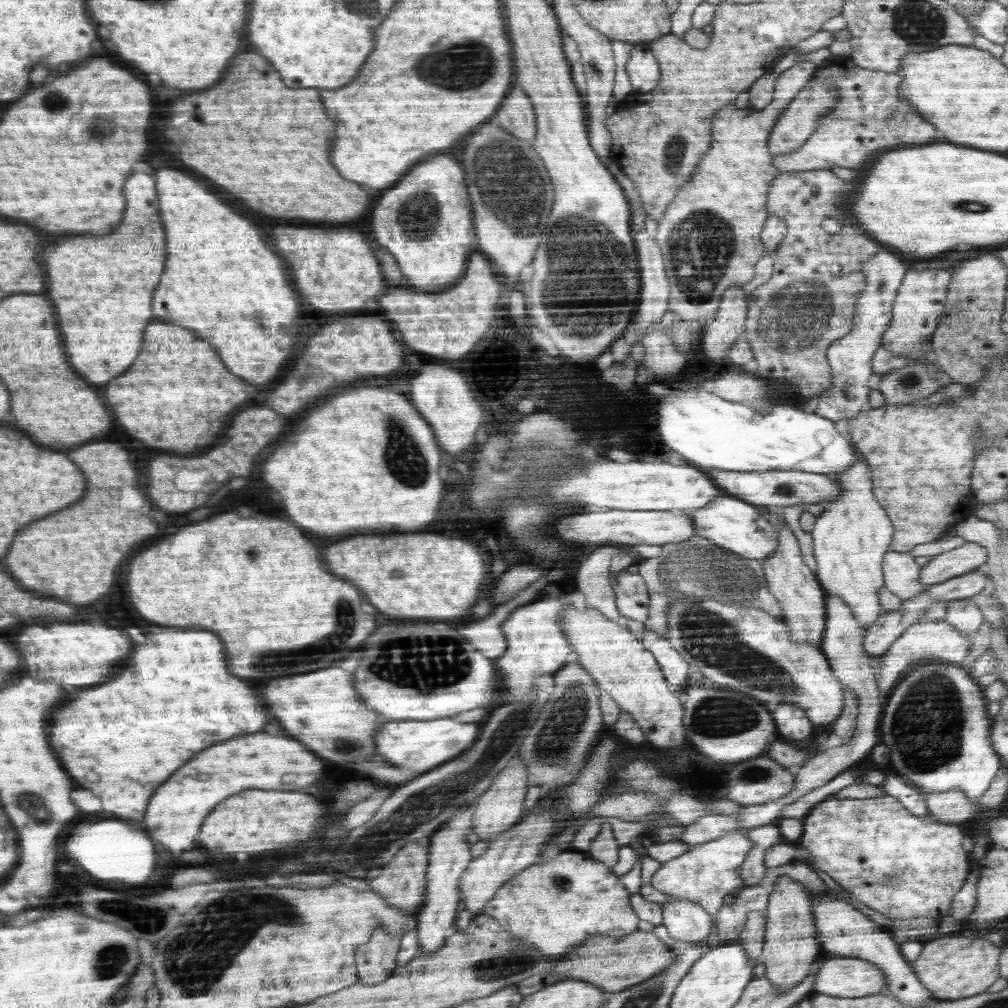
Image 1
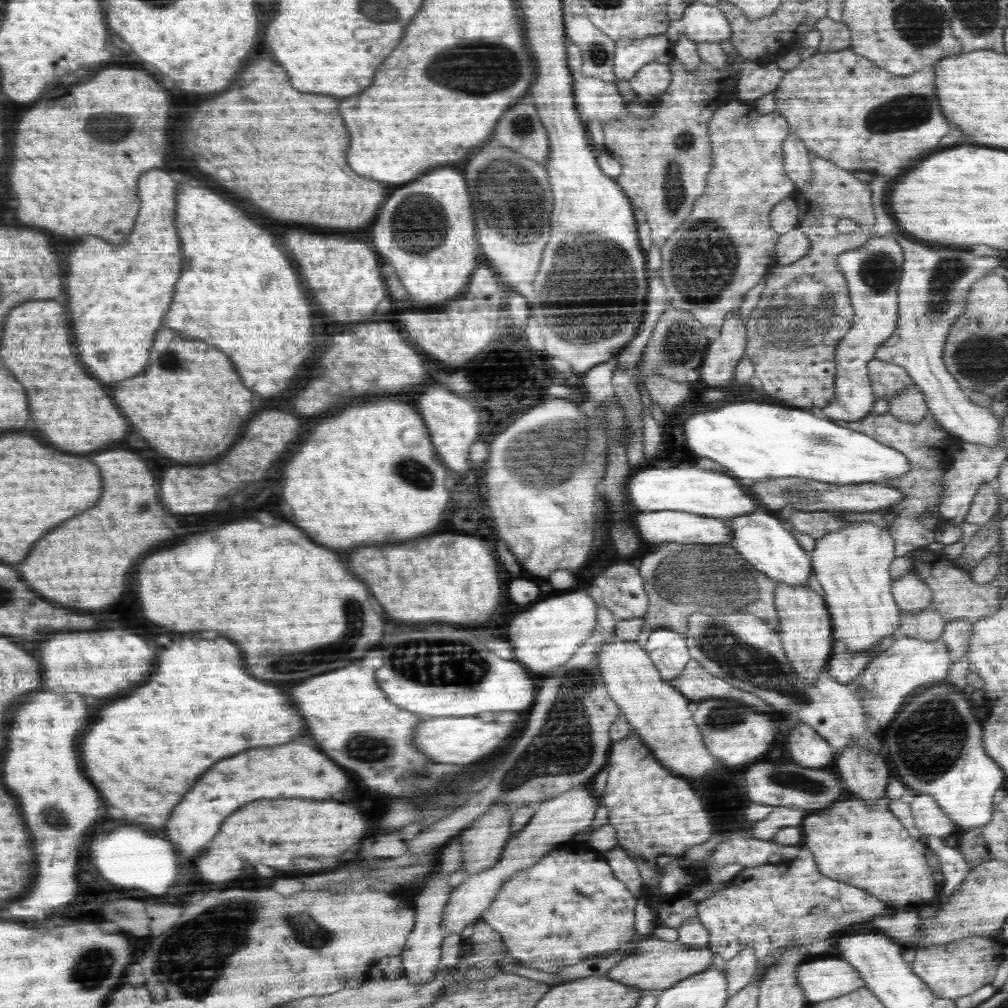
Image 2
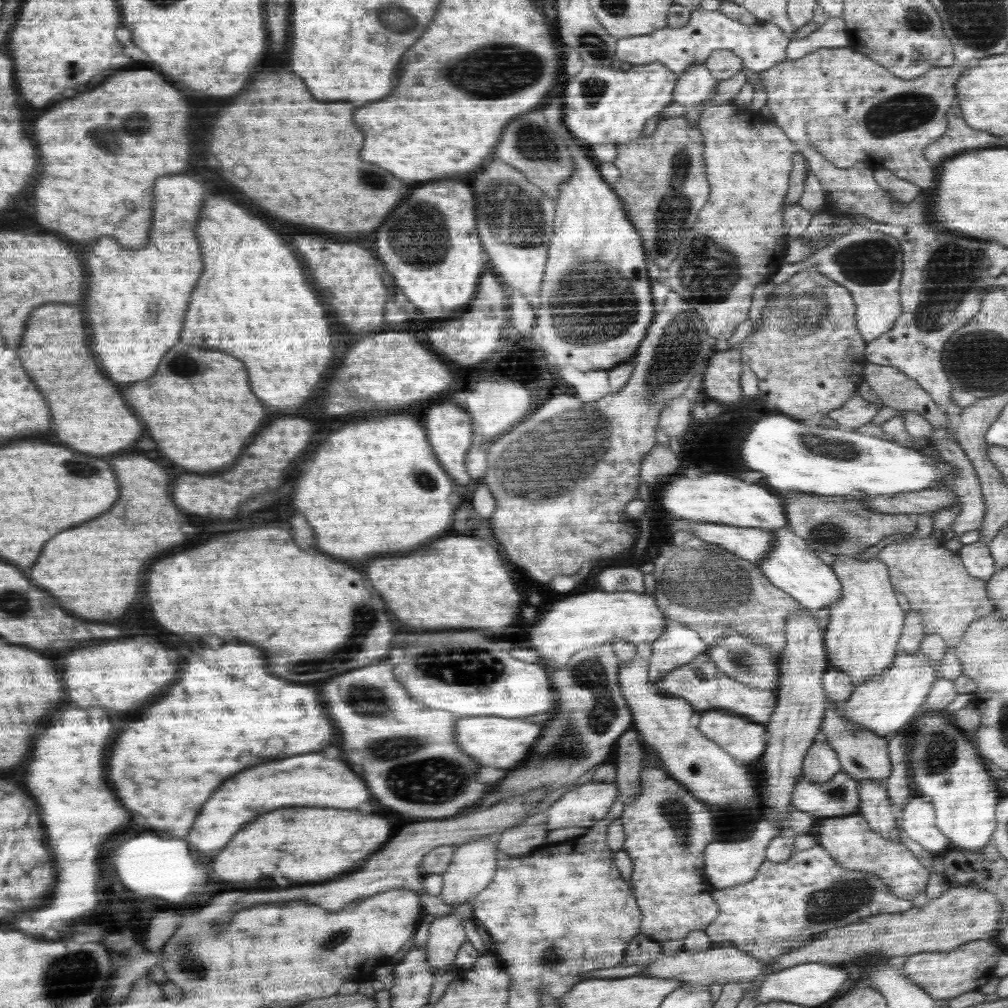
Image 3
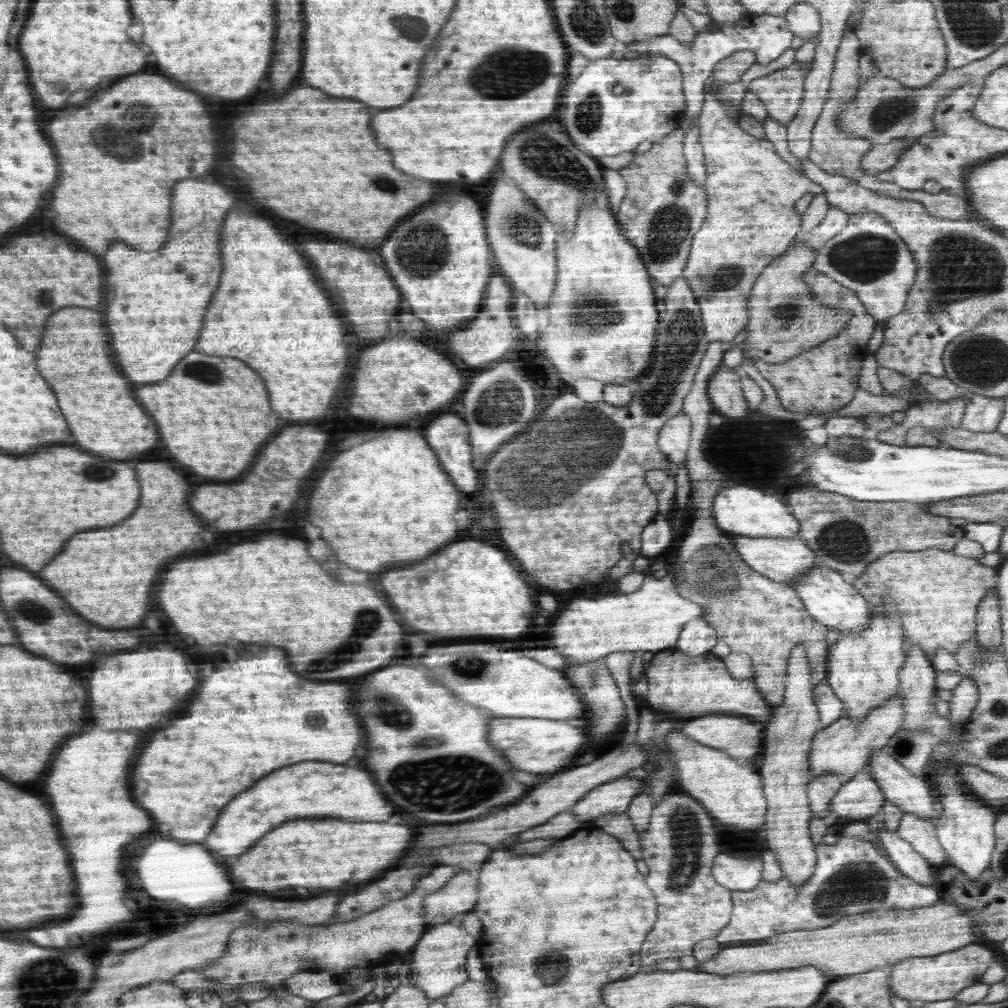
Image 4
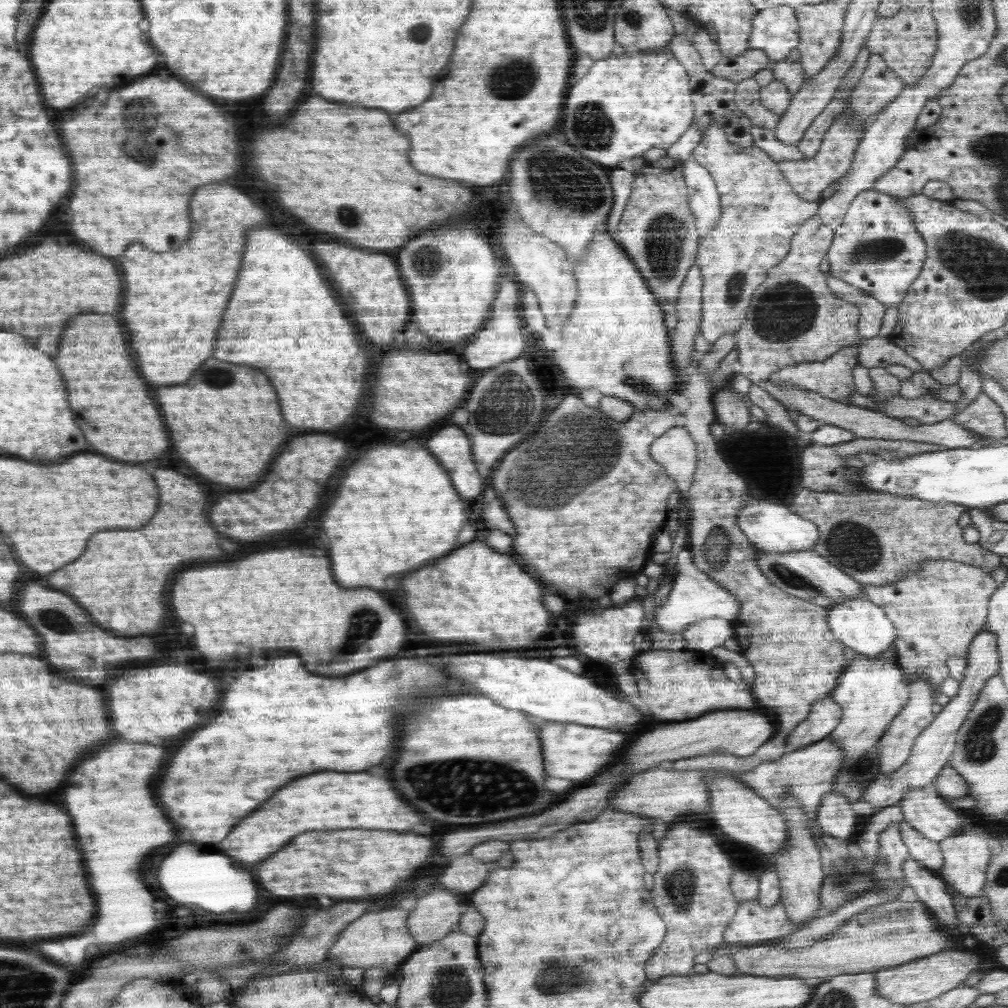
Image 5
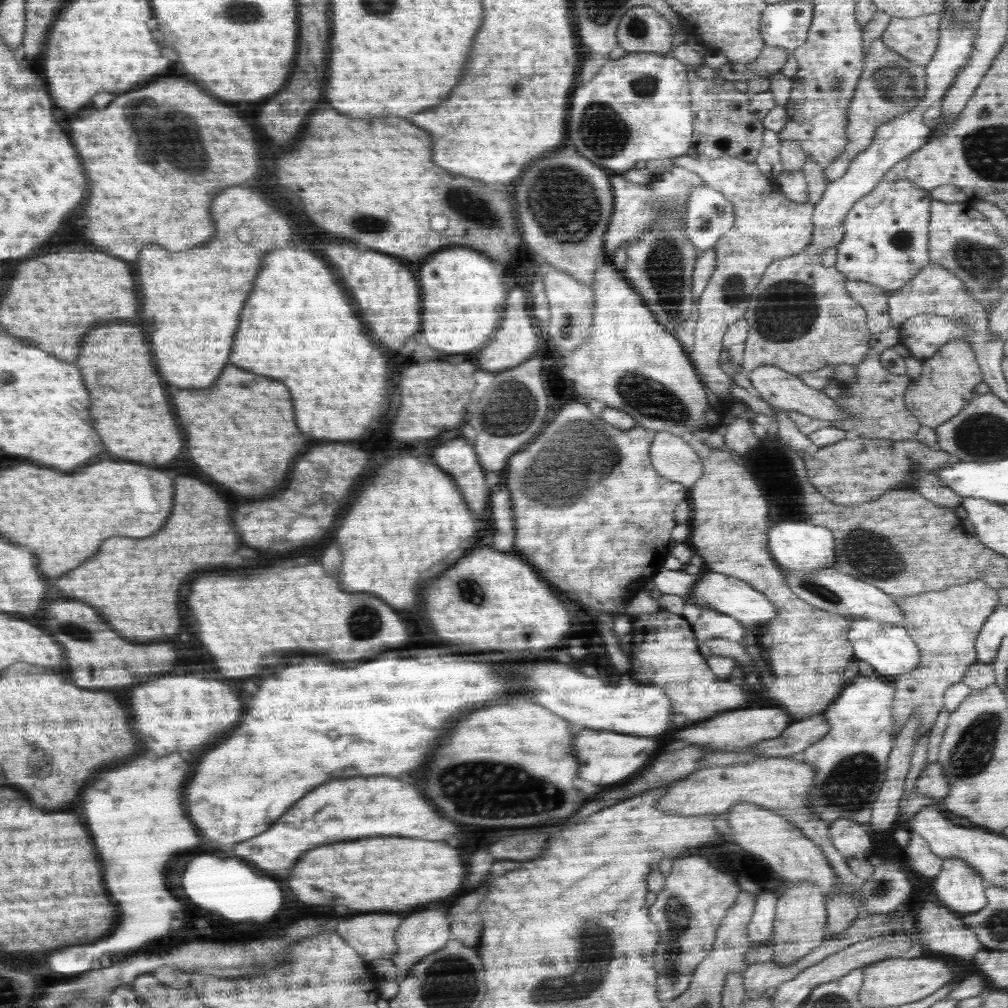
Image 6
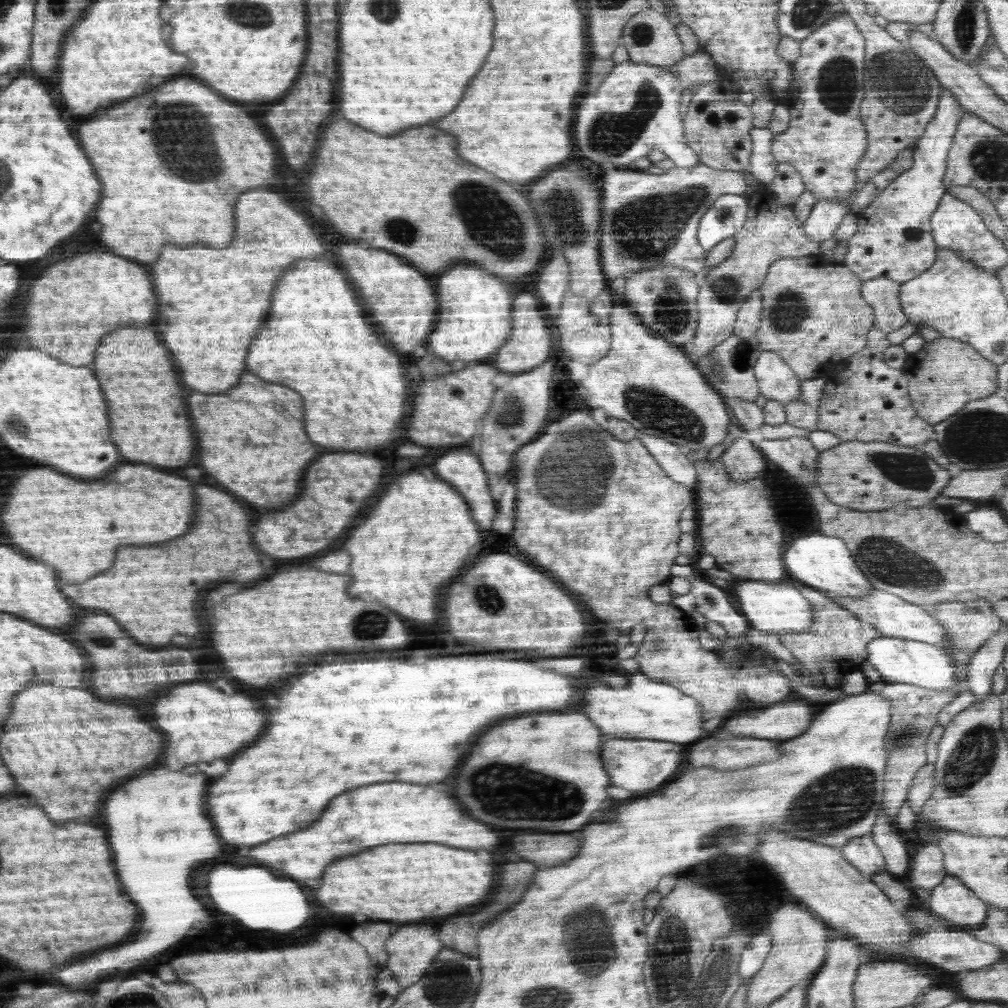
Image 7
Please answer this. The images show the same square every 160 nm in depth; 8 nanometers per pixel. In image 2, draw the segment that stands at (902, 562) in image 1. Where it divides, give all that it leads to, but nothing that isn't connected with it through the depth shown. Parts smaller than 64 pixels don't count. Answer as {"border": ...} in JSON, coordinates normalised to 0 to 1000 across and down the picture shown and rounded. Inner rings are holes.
{"border":[[[907,566],[885,576],[885,589],[888,598],[902,610],[923,601],[926,592],[925,585]]]}

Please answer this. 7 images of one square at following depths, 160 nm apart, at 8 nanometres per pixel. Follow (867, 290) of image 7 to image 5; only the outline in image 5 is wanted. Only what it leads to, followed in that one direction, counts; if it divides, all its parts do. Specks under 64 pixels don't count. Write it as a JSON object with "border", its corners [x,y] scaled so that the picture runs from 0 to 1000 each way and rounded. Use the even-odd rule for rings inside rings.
{"border":[[[825,275],[821,278],[823,287],[829,294],[839,297],[841,300],[848,301],[855,310],[855,314],[851,319],[851,327],[856,335],[869,335],[872,327],[876,323],[879,308],[877,301],[873,300],[867,293],[863,293],[848,284],[832,276]]]}

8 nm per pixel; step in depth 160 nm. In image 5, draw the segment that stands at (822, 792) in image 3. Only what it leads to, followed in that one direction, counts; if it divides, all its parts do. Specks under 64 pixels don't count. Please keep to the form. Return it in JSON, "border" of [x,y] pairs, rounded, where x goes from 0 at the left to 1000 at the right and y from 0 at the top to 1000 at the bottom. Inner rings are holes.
{"border":[[[977,619],[974,627],[968,631],[963,641],[959,655],[956,673],[951,676],[951,684],[947,691],[936,700],[934,706],[928,709],[928,713],[912,728],[912,732],[905,741],[899,758],[896,758],[884,769],[873,767],[855,790],[857,796],[864,798],[869,804],[890,798],[894,790],[903,783],[923,782],[928,772],[933,768],[934,762],[941,758],[941,750],[947,743],[948,729],[959,708],[966,700],[977,677],[991,667],[991,651],[989,645],[988,630]]]}

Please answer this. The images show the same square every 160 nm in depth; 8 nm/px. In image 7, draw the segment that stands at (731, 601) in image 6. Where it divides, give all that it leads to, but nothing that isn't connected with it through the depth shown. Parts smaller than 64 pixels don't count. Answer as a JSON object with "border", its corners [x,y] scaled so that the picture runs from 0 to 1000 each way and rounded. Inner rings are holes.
{"border":[[[734,575],[728,580],[728,597],[734,597],[732,604],[744,615],[744,620],[756,627],[786,626],[797,628],[805,624],[809,617],[809,602],[797,589],[794,581],[787,577],[758,577],[754,575]]]}

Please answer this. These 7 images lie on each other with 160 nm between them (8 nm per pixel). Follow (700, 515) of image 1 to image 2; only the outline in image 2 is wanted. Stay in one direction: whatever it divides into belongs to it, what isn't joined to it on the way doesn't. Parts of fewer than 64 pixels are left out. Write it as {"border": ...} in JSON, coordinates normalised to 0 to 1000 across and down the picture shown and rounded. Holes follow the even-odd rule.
{"border":[[[760,507],[721,515],[724,524],[728,524],[723,540],[762,573],[784,581],[799,582],[798,579],[804,571],[807,560],[804,560],[804,554],[792,542],[790,534],[782,526],[776,524],[774,517],[772,512],[770,514],[762,512]]]}

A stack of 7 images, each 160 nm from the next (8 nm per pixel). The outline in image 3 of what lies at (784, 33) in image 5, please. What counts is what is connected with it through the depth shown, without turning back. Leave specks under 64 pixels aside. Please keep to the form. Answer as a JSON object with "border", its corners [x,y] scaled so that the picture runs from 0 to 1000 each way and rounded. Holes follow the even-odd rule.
{"border":[[[695,8],[687,11],[685,19],[677,28],[661,26],[647,34],[616,38],[610,60],[626,64],[657,62],[673,75],[681,72],[687,64],[699,63],[709,50],[728,51],[730,56],[735,58],[737,67],[750,72],[765,68],[781,60],[784,39],[770,24],[752,20],[749,24],[736,24],[713,11],[703,12]]]}

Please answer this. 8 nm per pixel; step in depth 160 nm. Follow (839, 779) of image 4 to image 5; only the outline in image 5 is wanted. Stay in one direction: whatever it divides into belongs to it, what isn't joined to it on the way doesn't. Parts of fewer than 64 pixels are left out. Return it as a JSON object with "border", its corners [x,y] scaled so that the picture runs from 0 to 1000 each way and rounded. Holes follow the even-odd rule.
{"border":[[[820,785],[817,789],[817,796],[813,804],[812,804],[812,812],[810,812],[812,819],[817,828],[838,833],[838,836],[841,838],[844,838],[845,833],[853,826],[852,823],[849,822],[852,810],[845,805],[843,798],[844,794],[839,792],[839,790],[831,788],[829,785]]]}

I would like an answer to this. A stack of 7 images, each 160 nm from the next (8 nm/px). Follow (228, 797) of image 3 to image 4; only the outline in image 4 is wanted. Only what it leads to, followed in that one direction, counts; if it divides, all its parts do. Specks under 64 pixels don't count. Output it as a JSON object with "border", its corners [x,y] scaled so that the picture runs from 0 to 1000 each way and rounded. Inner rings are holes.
{"border":[[[298,756],[298,760],[286,760],[286,764],[278,764],[278,768],[268,768],[262,776],[258,776],[258,780],[246,784],[246,788],[238,788],[238,792],[222,804],[218,819],[212,819],[211,826],[200,837],[214,849],[237,850],[264,825],[284,813],[331,810],[347,815],[381,815],[389,810],[389,806],[391,800],[381,794],[377,782],[373,782],[371,772],[363,764],[327,756]]]}

